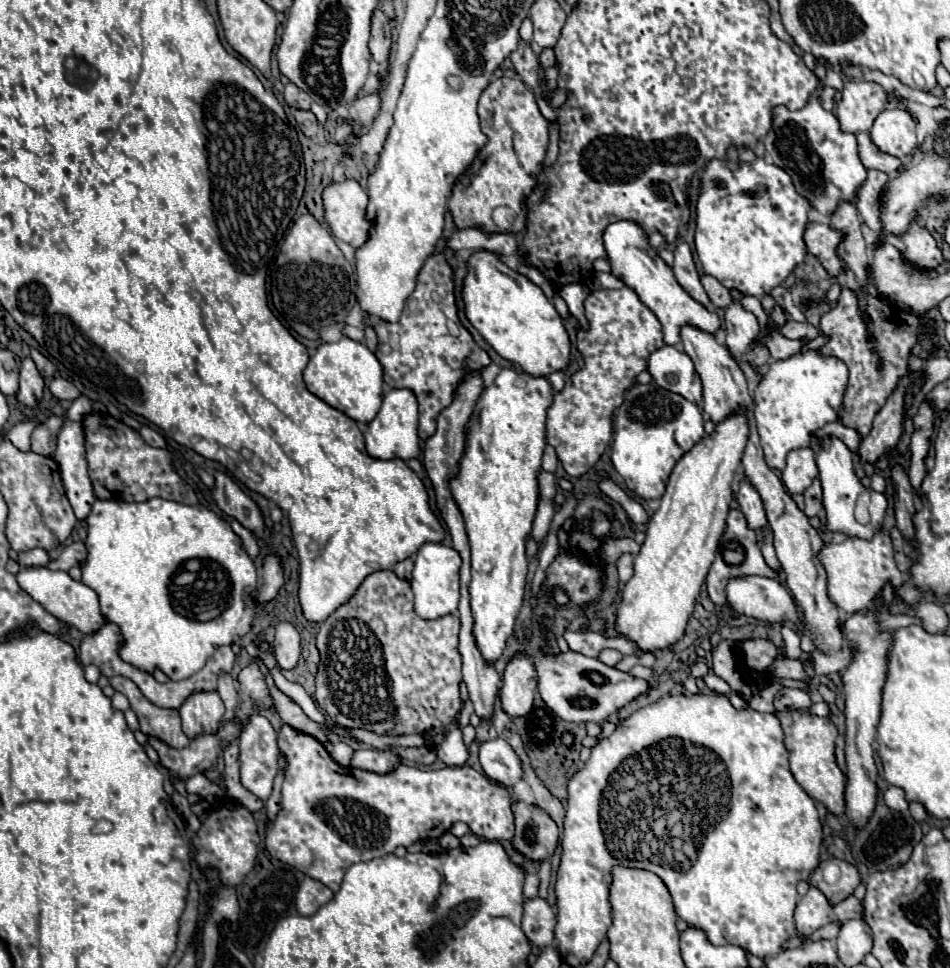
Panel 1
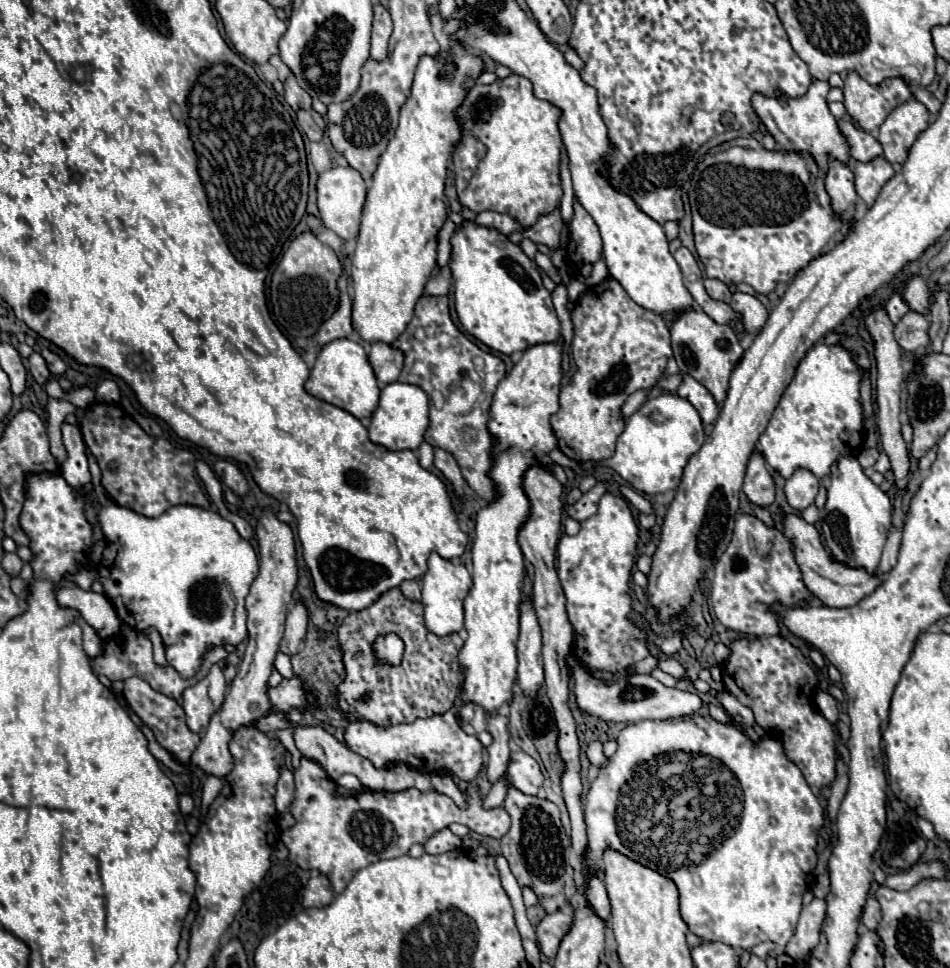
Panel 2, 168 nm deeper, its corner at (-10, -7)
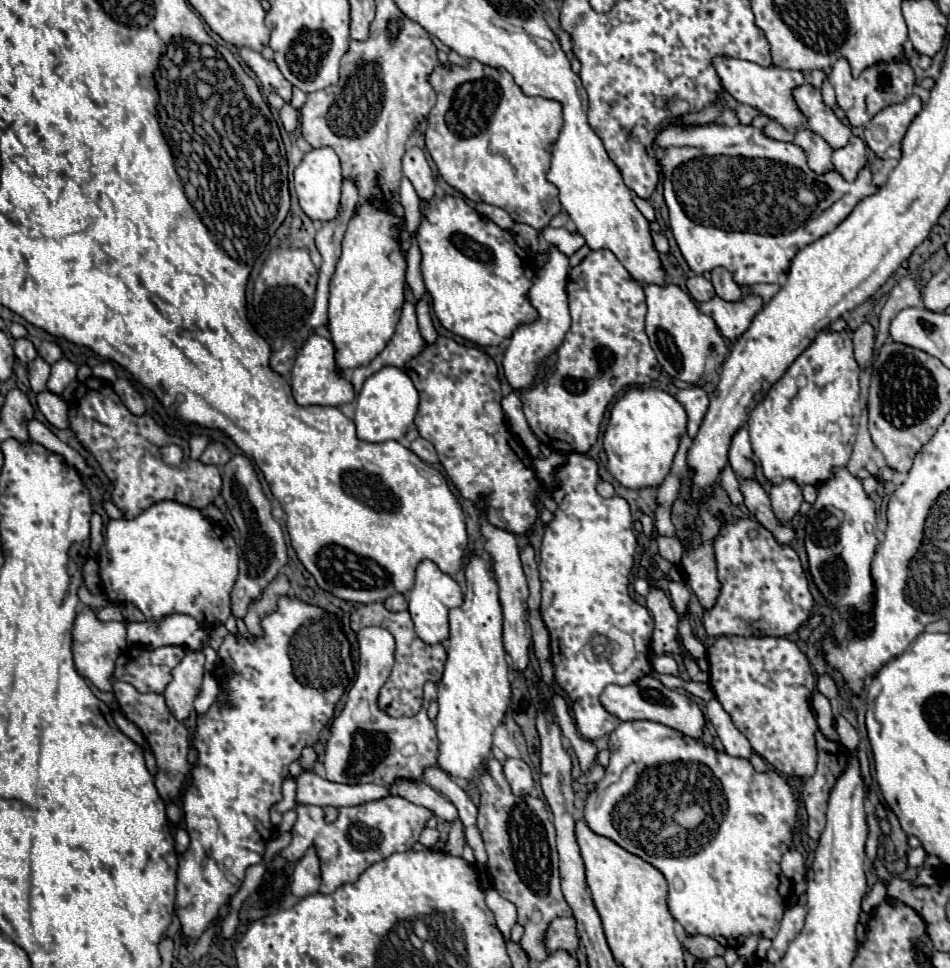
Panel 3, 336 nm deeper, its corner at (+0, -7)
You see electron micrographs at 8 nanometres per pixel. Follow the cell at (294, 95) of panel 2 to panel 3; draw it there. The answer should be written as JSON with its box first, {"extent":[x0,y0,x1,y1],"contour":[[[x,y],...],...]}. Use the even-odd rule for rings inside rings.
{"extent":[240,47,292,101],"contour":[[[240,47],[240,57],[254,71],[254,75],[258,77],[258,81],[266,93],[278,93],[284,101],[290,101],[292,85],[284,79],[284,75],[280,73],[280,69],[274,61],[266,61],[260,53],[256,53],[248,47]]]}

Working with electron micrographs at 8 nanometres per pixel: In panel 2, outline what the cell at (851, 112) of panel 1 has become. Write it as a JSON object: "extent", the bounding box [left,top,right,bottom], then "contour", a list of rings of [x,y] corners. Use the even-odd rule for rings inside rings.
{"extent":[844,71,912,133],"contour":[[[852,71],[844,81],[846,111],[866,133],[876,133],[884,119],[908,99],[912,99],[912,91],[904,79],[884,79],[880,85],[870,85]]]}

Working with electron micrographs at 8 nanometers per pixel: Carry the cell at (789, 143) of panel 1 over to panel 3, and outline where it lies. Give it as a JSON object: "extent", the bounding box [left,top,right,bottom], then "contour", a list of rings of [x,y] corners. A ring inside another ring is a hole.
{"extent":[712,57,806,133],"contour":[[[714,57],[712,65],[720,77],[722,87],[736,101],[756,107],[770,119],[776,119],[778,123],[782,123],[782,127],[792,133],[794,133],[794,127],[806,127],[806,117],[798,111],[794,97],[792,97],[792,89],[798,83],[804,83],[804,77],[800,71],[786,71],[786,69],[778,69],[778,67],[760,67],[752,61],[742,61],[742,59],[734,59],[734,57]]]}

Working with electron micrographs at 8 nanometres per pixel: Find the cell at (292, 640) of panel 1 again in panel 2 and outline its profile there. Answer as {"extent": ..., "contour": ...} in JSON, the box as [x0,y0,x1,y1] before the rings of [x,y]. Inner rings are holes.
{"extent":[280,603,306,655],"contour":[[[294,603],[288,611],[288,617],[286,617],[286,631],[284,631],[284,637],[282,637],[282,643],[280,643],[280,651],[286,653],[286,655],[296,655],[298,647],[302,645],[304,637],[306,637],[306,609],[302,603]]]}

